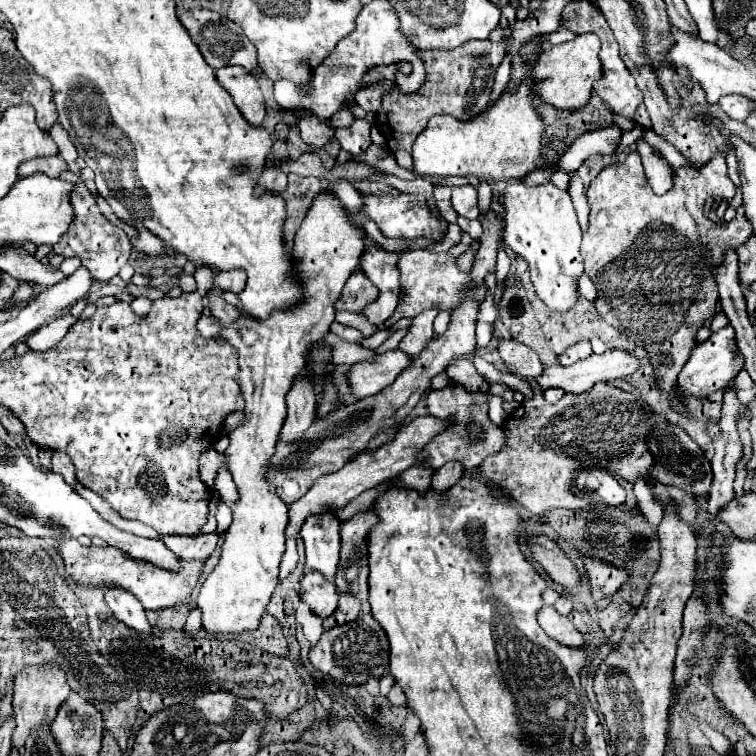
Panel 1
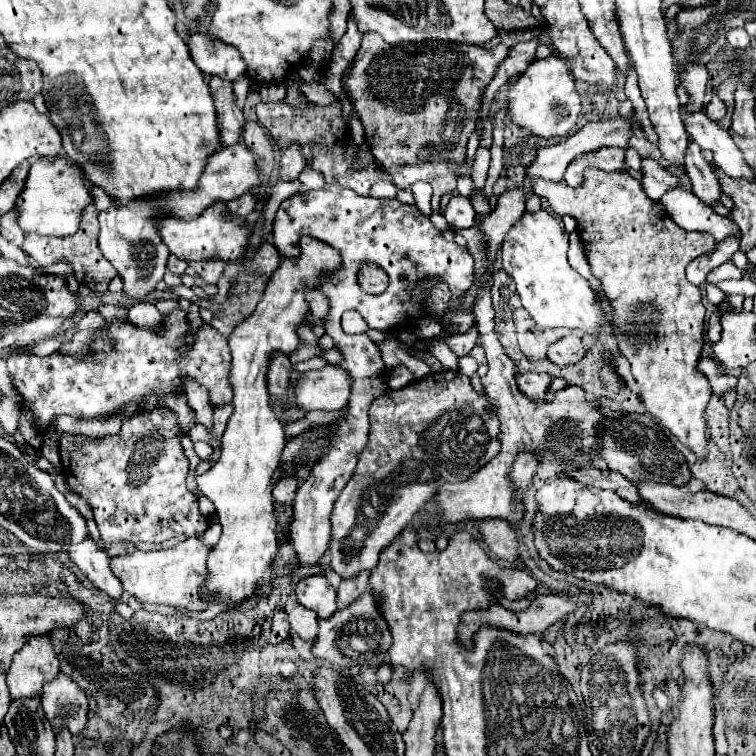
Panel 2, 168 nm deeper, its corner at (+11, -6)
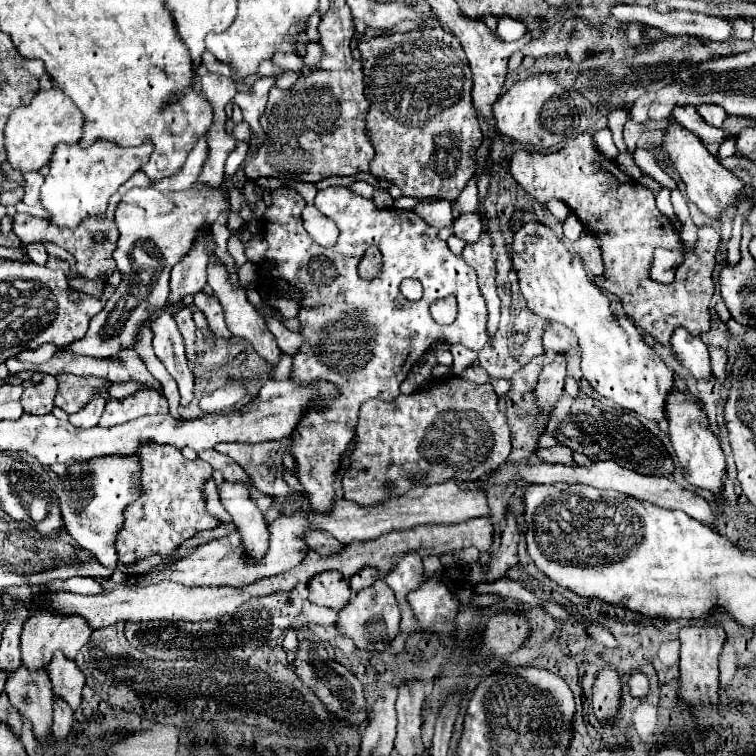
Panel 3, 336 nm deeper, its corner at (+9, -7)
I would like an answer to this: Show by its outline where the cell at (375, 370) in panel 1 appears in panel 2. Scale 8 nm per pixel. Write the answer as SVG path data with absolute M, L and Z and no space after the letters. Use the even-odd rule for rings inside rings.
M326 364L320 370L304 372L298 378L298 384L296 384L294 392L296 392L296 398L298 398L298 406L304 408L304 410L340 410L340 408L344 408L348 404L350 388L352 388L350 372L346 372L340 366Z

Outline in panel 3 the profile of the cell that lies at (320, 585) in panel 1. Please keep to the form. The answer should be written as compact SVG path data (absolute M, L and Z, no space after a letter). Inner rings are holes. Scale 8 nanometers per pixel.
M324 571L310 579L310 601L316 605L342 609L350 601L350 585L338 571Z

